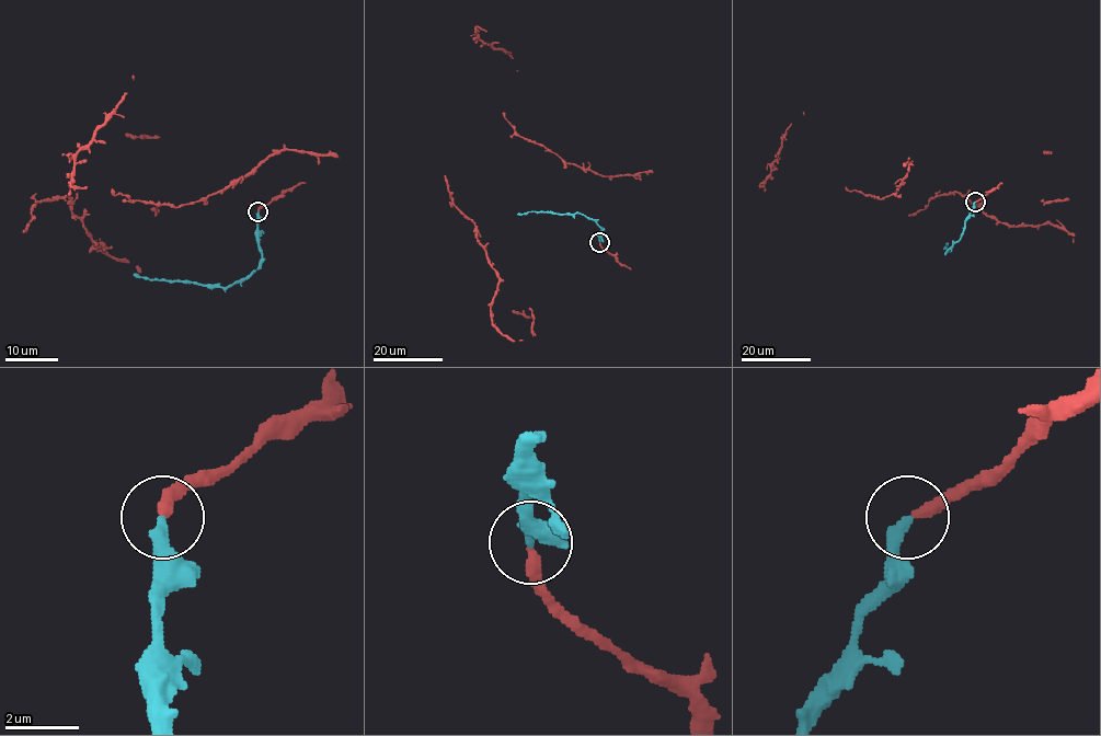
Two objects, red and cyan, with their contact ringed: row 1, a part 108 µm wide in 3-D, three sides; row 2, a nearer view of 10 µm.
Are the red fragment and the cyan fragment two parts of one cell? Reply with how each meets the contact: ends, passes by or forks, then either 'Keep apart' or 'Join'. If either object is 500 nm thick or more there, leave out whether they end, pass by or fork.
At the ring red ends. At the ring cyan ends. Join

